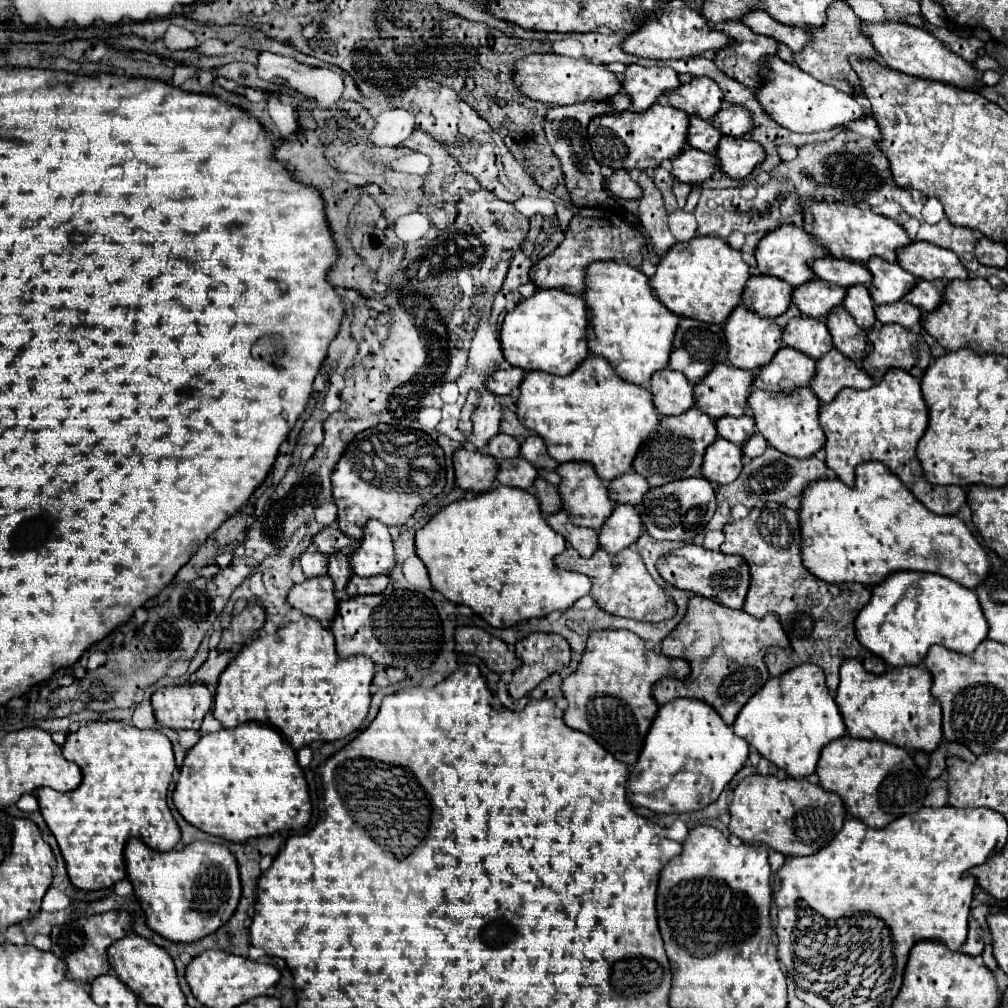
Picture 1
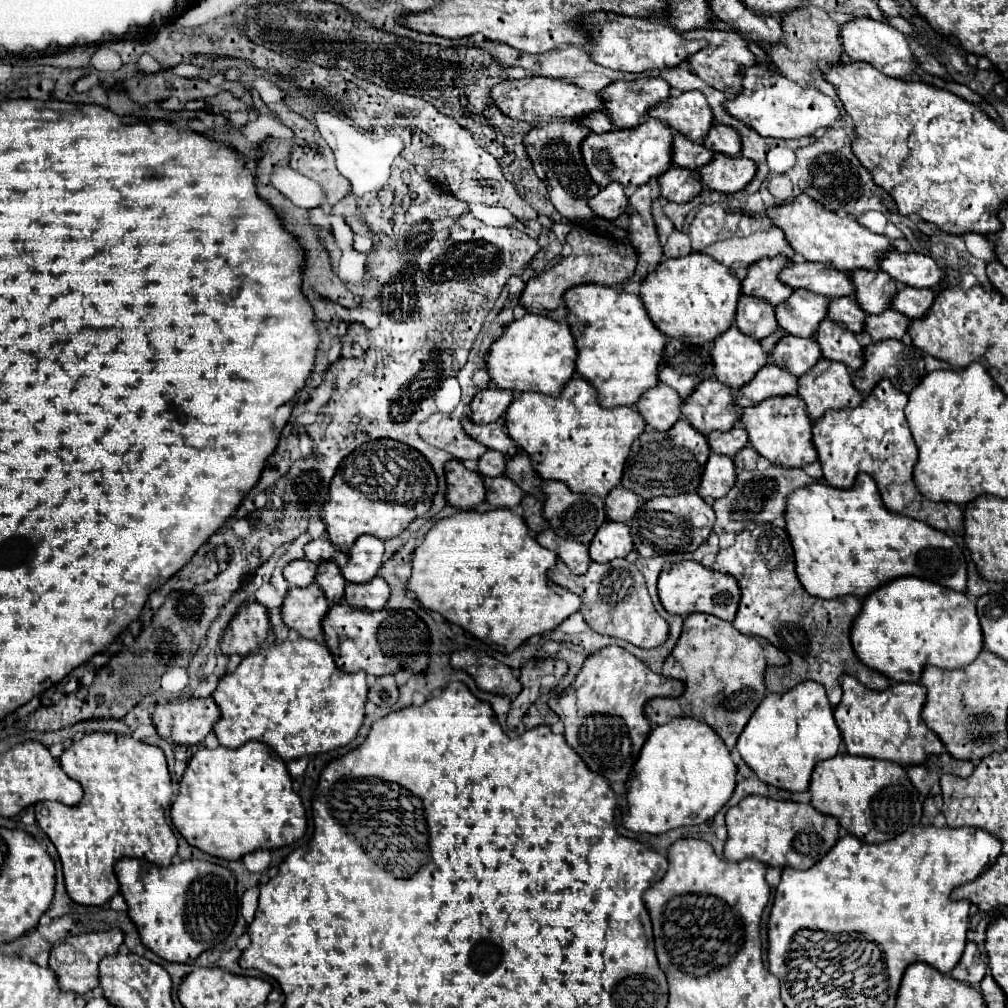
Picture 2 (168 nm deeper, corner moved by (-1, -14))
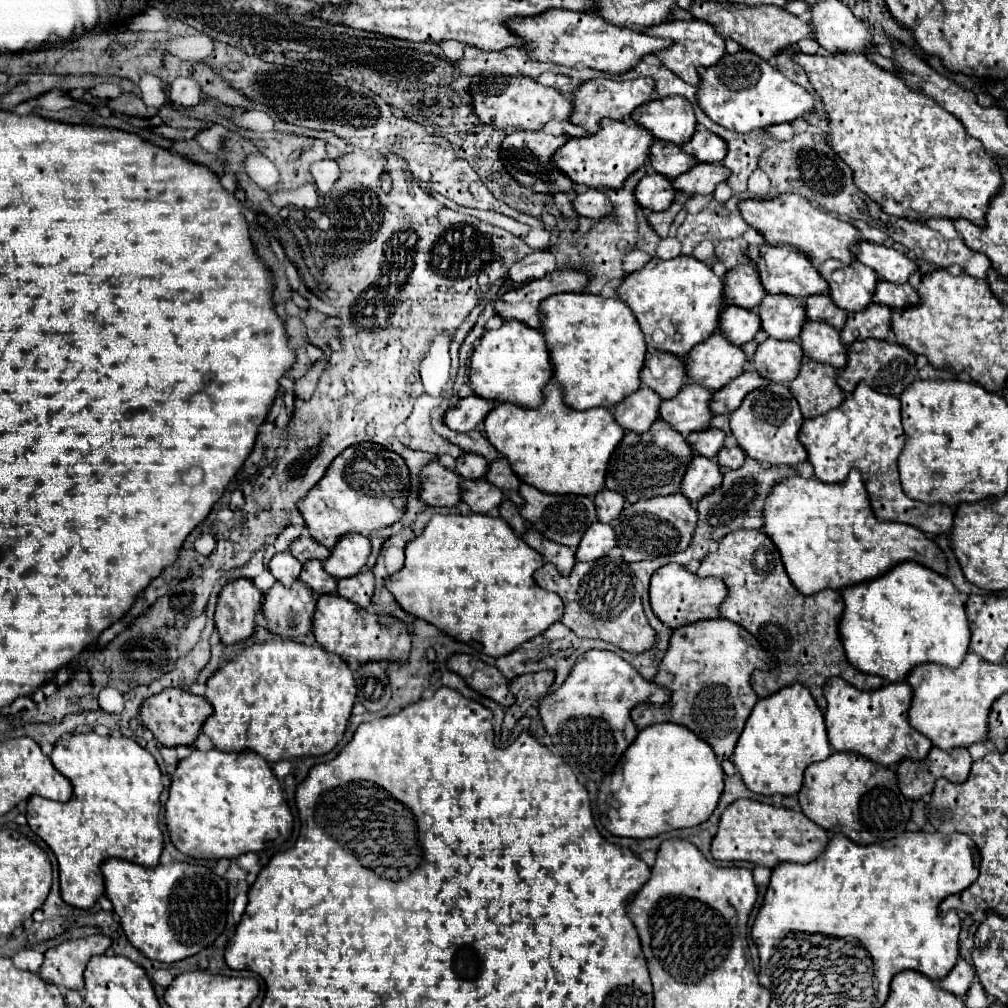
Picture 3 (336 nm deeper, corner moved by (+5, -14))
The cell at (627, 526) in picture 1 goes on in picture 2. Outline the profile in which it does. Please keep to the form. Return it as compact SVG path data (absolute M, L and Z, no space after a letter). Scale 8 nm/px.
M606 520L598 528L594 540L590 542L590 558L594 562L608 564L614 558L626 558L634 550L634 540L630 528L622 522Z

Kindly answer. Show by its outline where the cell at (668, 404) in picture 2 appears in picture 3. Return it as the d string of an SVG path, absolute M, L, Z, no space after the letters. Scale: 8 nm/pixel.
M640 386L636 392L626 396L620 404L614 406L614 418L624 430L632 432L648 432L652 422L658 418L660 396L646 386Z

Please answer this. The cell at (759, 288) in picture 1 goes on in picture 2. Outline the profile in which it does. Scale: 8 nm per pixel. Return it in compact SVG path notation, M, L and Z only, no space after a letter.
M756 298L754 304L756 304L756 316L754 316L756 322L742 322L742 310L740 310L736 312L736 326L740 326L740 332L756 340L762 340L778 328L776 312L774 312L774 306L762 298Z

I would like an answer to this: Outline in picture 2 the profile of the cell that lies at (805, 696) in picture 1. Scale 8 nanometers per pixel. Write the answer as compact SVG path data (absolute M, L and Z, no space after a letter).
M800 682L784 694L768 694L762 700L742 730L736 750L762 782L790 792L804 792L810 786L814 766L820 760L836 756L840 744L842 738L824 686Z

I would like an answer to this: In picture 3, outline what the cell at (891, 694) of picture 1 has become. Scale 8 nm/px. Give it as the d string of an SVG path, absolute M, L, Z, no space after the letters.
M828 678L824 684L824 696L828 700L828 708L826 708L826 730L828 730L828 740L832 744L834 750L838 752L856 752L876 764L882 766L890 766L890 764L898 764L902 760L922 760L930 748L932 742L922 736L918 730L914 730L908 722L908 708L910 708L910 700L912 700L912 688L908 686L908 682L890 682L878 690L858 690L852 684L848 684L842 678Z

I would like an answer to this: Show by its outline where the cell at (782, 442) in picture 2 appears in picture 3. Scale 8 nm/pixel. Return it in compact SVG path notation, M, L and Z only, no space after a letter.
M766 382L764 386L752 390L744 398L742 406L732 412L730 430L746 456L758 462L796 466L798 462L804 462L808 458L804 446L798 442L798 430L802 426L802 420L804 418L800 414L800 406L788 386Z

